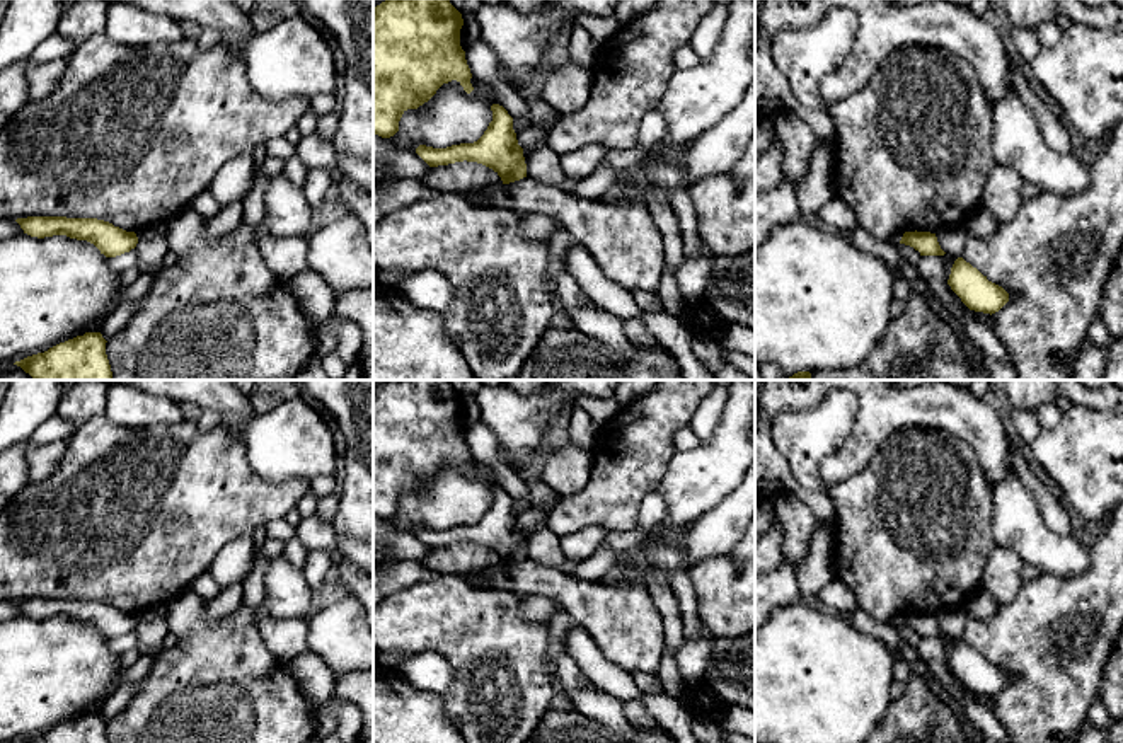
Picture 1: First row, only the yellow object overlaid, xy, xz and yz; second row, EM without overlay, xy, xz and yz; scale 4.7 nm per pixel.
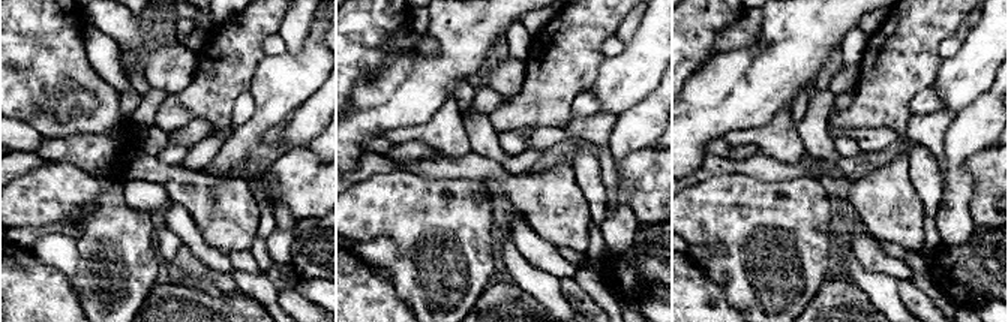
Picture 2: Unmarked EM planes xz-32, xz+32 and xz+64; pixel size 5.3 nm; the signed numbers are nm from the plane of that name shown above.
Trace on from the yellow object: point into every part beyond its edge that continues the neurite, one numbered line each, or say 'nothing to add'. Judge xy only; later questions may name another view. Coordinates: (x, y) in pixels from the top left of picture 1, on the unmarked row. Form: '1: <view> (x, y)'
nothing to add

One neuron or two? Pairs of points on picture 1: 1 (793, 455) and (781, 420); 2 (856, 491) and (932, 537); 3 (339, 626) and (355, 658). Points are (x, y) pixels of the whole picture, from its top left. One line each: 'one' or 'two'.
1: one
2: one
3: one

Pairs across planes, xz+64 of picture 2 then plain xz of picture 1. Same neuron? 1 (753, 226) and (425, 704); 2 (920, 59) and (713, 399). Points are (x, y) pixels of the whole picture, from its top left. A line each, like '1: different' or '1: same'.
1: different
2: different

